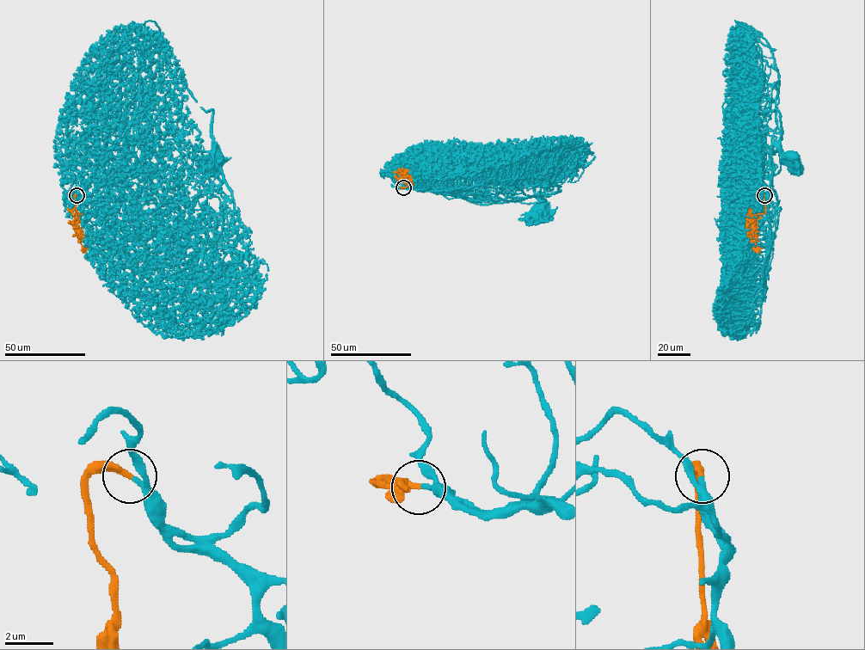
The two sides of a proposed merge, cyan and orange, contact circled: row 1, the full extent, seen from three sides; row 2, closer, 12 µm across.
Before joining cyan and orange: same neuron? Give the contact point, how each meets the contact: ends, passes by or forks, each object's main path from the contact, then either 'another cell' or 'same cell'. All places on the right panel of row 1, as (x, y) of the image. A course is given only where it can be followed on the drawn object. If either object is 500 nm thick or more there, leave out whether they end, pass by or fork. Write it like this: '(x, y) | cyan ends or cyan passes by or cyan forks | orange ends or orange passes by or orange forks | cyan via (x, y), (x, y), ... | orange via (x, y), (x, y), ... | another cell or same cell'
(764, 195) | cyan passes by | orange ends | cyan via (764, 195), (767, 214), (770, 178), (781, 163), (772, 148), (778, 147), (791, 161) | orange via (764, 195), (764, 213), (756, 213), (761, 217), (751, 219), (757, 227), (754, 243), (757, 248), (762, 248) | same cell

